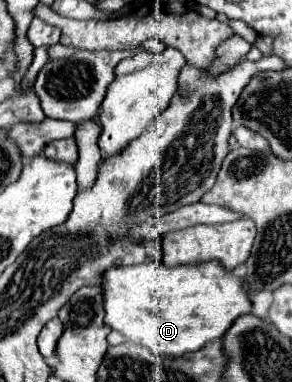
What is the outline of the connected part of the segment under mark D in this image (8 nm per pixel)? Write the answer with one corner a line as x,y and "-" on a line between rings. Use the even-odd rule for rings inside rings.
216,261
200,265
176,265
166,267
162,263
142,263
130,267
116,267
102,277
106,325
120,331
128,341
146,345
154,353
178,357
188,351
198,351
206,341
218,339
228,331
228,325
236,317
250,313
250,299
242,279
236,279
230,271
224,271

